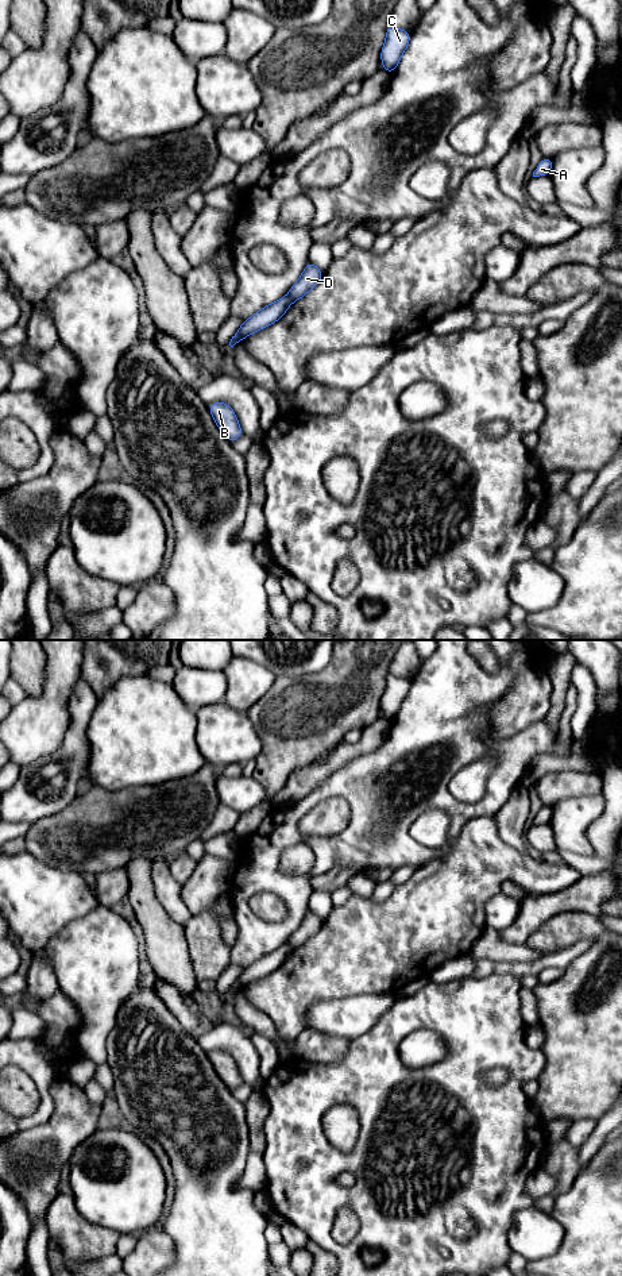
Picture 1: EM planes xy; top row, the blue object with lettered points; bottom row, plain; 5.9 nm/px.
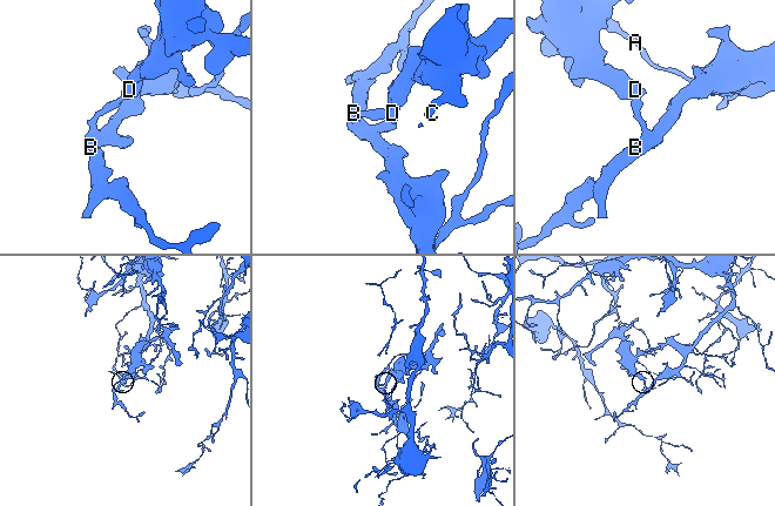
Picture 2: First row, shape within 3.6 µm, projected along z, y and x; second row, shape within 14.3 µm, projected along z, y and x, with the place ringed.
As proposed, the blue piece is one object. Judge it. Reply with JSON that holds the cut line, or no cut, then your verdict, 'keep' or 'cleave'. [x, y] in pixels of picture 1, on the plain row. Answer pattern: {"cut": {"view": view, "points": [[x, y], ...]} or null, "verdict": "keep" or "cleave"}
{"cut": {"view": "xy", "points": [[288, 943], [293, 948]]}, "verdict": "cleave"}

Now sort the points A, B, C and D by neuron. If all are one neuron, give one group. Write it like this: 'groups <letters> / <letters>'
groups A B / C D

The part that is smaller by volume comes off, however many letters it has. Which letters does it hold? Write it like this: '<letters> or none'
C, D

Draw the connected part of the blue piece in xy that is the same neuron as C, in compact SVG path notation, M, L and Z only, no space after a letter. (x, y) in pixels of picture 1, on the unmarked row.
M389 674L386 679L386 689L380 699L382 713L387 721L393 721L398 714L403 699L409 694L410 681Z

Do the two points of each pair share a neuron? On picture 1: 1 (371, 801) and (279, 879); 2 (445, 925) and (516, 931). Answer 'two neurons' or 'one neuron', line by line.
1: one neuron
2: two neurons

